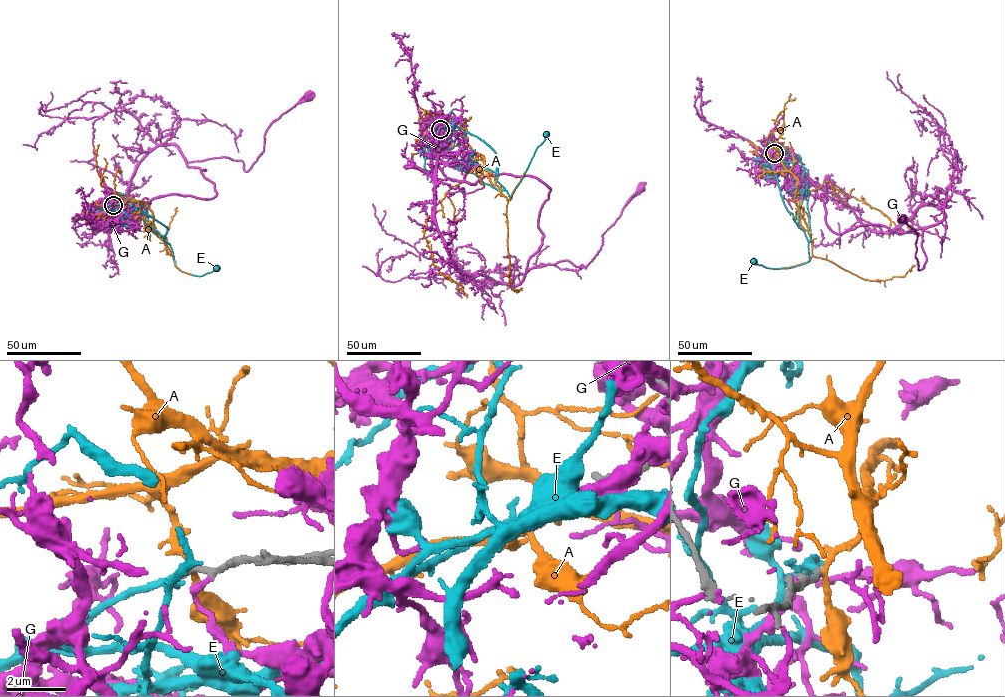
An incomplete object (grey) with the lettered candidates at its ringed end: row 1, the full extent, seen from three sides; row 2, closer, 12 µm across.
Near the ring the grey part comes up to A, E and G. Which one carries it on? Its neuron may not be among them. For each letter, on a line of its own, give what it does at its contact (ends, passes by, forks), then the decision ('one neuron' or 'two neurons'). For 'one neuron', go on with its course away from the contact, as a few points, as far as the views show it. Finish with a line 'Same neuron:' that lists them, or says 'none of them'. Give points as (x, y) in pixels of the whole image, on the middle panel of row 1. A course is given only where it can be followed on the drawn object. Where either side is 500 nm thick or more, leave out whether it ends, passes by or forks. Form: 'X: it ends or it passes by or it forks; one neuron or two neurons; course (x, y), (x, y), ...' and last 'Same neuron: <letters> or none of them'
A: it passes by; two neurons
E: it passes by; one neuron; course (440, 128), (434, 130), (463, 128), (488, 145), (498, 159), (497, 181), (510, 199), (546, 133)
G: it ends; two neurons
Same neuron: E

